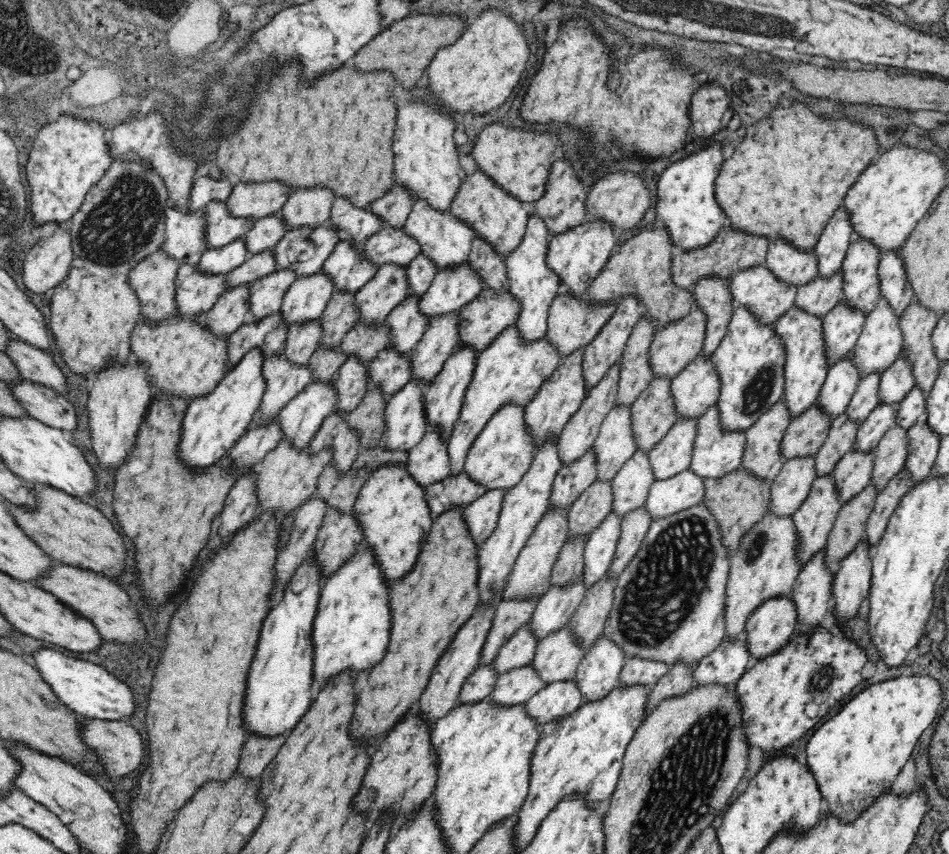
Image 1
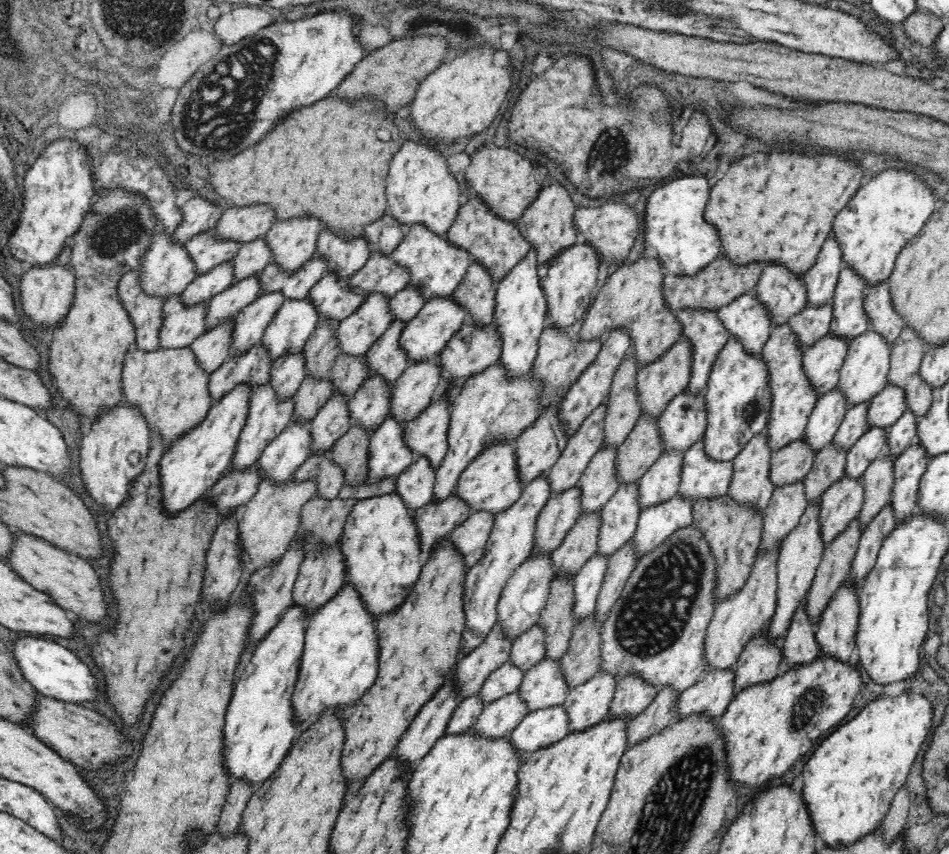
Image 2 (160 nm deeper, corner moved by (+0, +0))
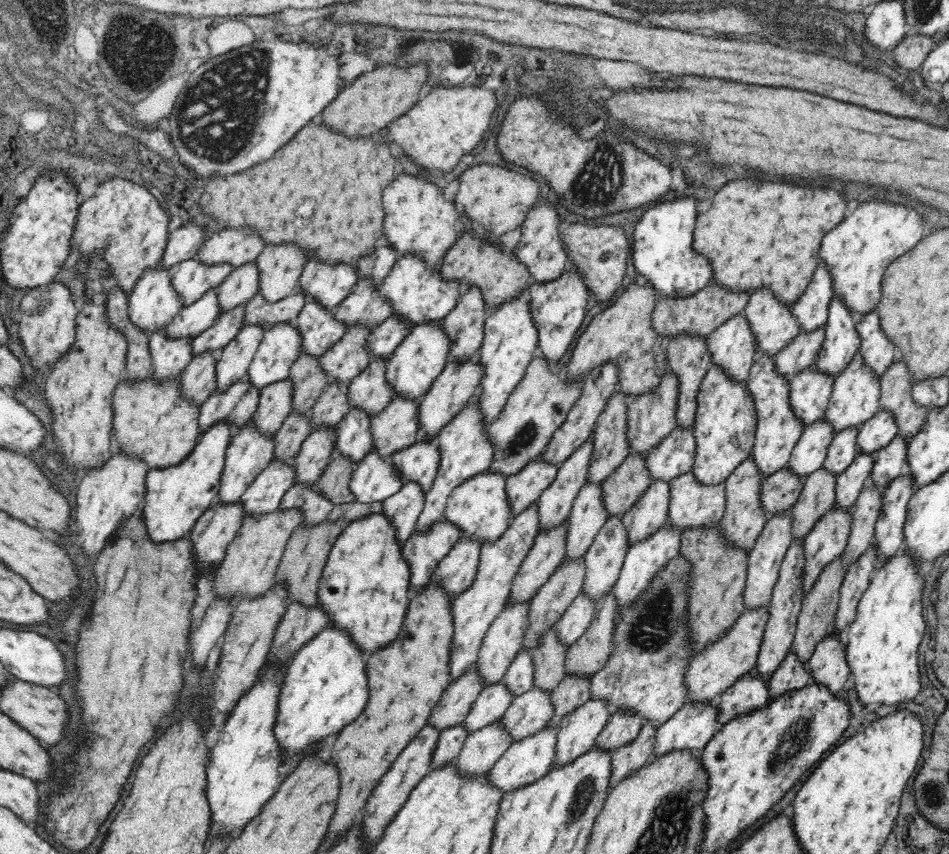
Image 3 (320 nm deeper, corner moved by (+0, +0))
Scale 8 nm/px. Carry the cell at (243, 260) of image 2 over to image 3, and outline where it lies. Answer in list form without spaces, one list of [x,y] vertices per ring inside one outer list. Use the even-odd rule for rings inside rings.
[[[251,262],[234,269],[217,286],[218,316],[239,306],[246,306],[258,293],[258,268]]]

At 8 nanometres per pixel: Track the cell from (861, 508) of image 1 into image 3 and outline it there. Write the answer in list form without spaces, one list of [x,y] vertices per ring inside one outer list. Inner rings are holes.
[[[840,556],[824,568],[818,581],[814,584],[814,588],[803,598],[801,610],[797,618],[791,651],[798,656],[798,659],[804,665],[814,656],[817,644],[820,644],[830,634],[830,629],[838,608],[839,590],[844,578],[845,571],[842,568],[842,556]]]

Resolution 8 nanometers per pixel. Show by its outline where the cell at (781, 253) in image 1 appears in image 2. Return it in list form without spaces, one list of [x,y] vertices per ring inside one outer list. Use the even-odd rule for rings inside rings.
[[[766,264],[754,293],[762,303],[772,321],[772,328],[788,325],[790,319],[806,308],[806,285],[803,277],[794,277],[786,267]]]

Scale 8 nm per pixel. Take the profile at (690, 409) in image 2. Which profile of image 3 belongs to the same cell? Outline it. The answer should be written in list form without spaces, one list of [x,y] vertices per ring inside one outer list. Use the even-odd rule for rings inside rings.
[[[676,427],[645,459],[650,482],[666,481],[689,473],[694,464],[693,429]]]

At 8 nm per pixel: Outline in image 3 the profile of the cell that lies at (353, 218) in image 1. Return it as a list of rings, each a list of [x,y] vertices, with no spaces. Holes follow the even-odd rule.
[[[308,262],[303,268],[297,292],[332,310],[352,292],[358,275],[355,265],[328,265]]]

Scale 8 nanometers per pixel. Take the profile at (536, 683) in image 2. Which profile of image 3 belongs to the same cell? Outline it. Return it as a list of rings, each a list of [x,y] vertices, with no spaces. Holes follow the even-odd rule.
[[[532,687],[514,699],[498,725],[510,735],[510,745],[540,732],[552,718],[551,694]]]

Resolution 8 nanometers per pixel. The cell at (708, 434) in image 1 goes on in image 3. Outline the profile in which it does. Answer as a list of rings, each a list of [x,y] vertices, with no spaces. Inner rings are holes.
[[[691,470],[689,473],[672,479],[669,485],[670,504],[668,504],[669,520],[667,523],[671,530],[675,528],[682,534],[688,530],[710,530],[710,528],[716,528],[720,525],[726,507],[725,483],[710,486],[702,485],[696,481]]]

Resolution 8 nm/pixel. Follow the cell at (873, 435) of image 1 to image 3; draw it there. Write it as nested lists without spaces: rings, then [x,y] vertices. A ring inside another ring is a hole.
[[[859,453],[846,470],[836,477],[835,506],[841,512],[851,512],[860,492],[869,480],[874,464],[872,454]]]

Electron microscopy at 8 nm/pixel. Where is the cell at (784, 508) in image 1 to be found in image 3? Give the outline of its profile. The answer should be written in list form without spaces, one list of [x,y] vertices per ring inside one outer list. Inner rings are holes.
[[[784,512],[782,516],[776,516],[767,520],[764,531],[760,534],[754,546],[754,550],[747,557],[747,576],[744,592],[742,592],[742,603],[744,610],[768,609],[776,582],[780,576],[780,565],[786,552],[792,544],[792,522],[791,512]]]

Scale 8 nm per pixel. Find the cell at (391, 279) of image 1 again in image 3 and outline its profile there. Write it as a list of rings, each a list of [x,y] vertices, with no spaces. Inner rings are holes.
[[[350,327],[343,337],[336,341],[327,351],[324,356],[321,356],[318,362],[320,369],[326,373],[326,379],[330,380],[328,384],[336,383],[340,388],[346,388],[351,385],[351,380],[356,378],[360,373],[366,370],[366,367],[372,361],[368,351],[364,349],[366,346],[366,338],[369,335],[366,327]]]

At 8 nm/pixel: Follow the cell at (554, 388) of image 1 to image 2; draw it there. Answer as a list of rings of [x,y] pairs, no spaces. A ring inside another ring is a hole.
[[[559,407],[542,411],[539,413],[539,417],[516,440],[516,468],[522,488],[533,480],[546,477],[565,449],[568,438],[564,435],[562,423],[558,421],[558,412]]]

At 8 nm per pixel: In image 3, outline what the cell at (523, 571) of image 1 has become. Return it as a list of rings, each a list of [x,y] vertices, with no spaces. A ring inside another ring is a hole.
[[[512,605],[506,607],[490,625],[474,664],[474,671],[482,679],[482,688],[503,682],[508,667],[522,649],[522,634],[528,622],[529,605]]]

